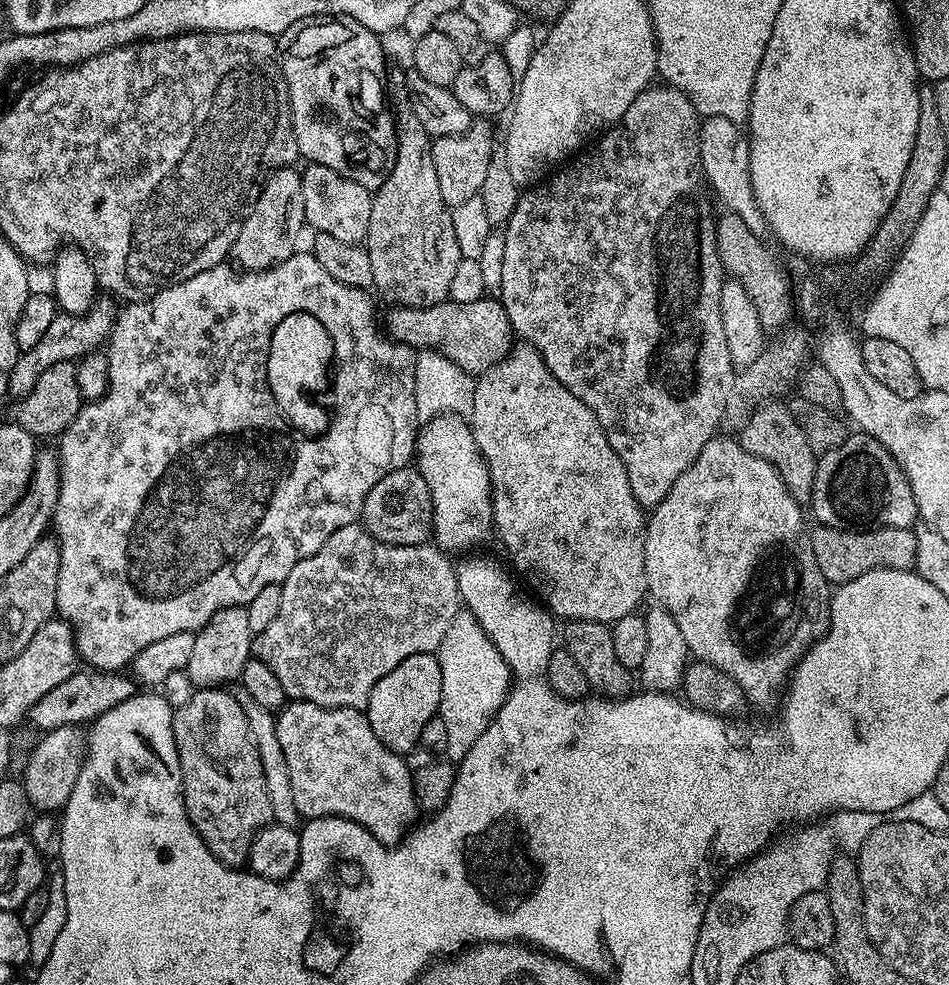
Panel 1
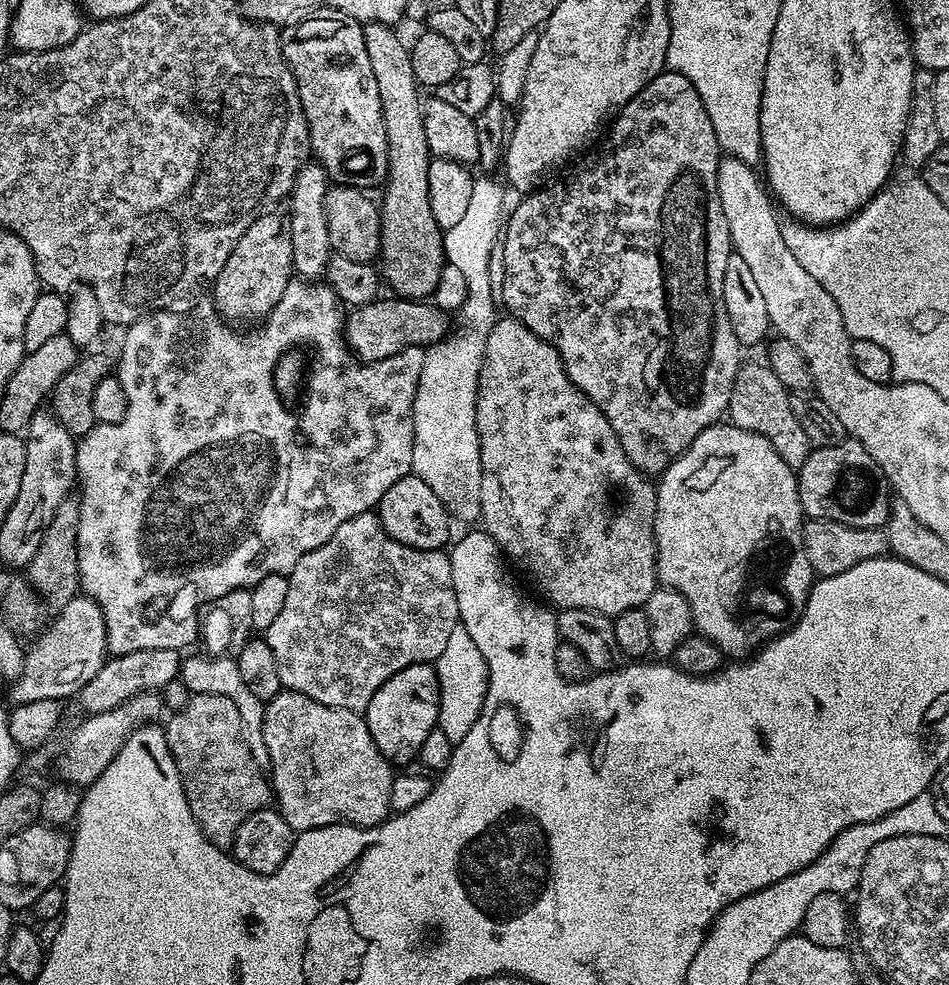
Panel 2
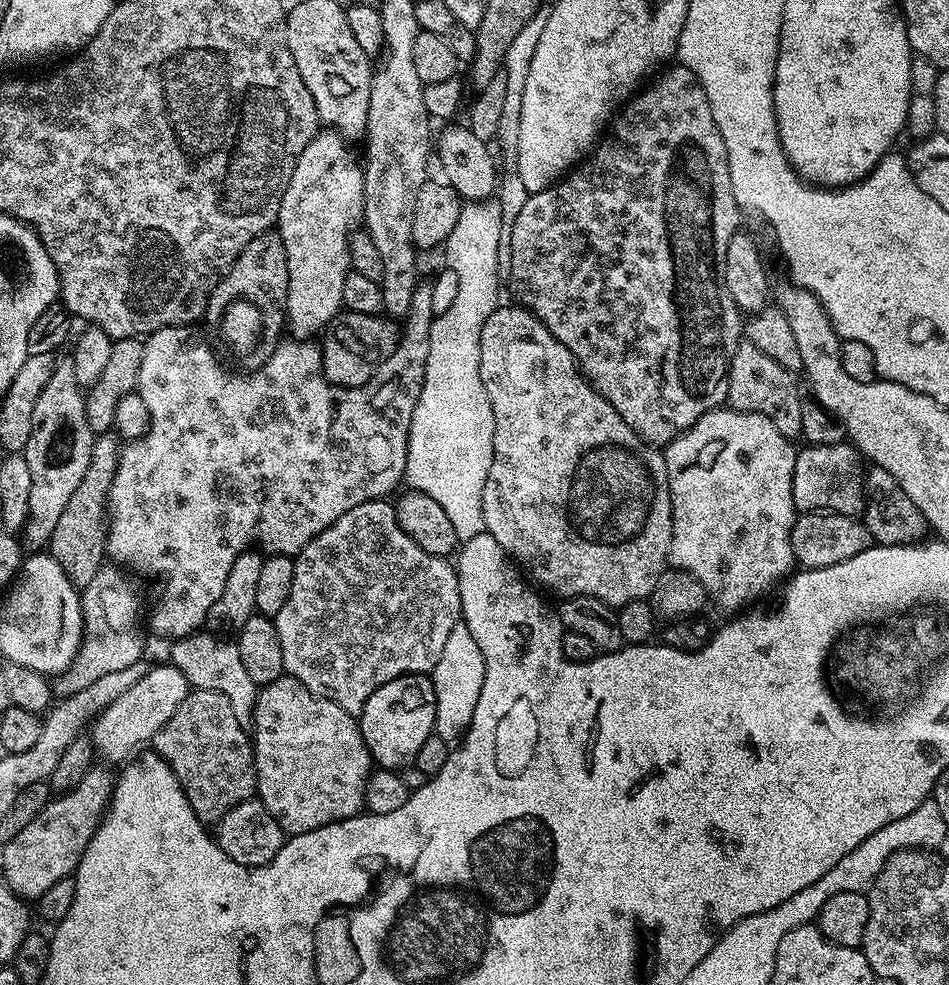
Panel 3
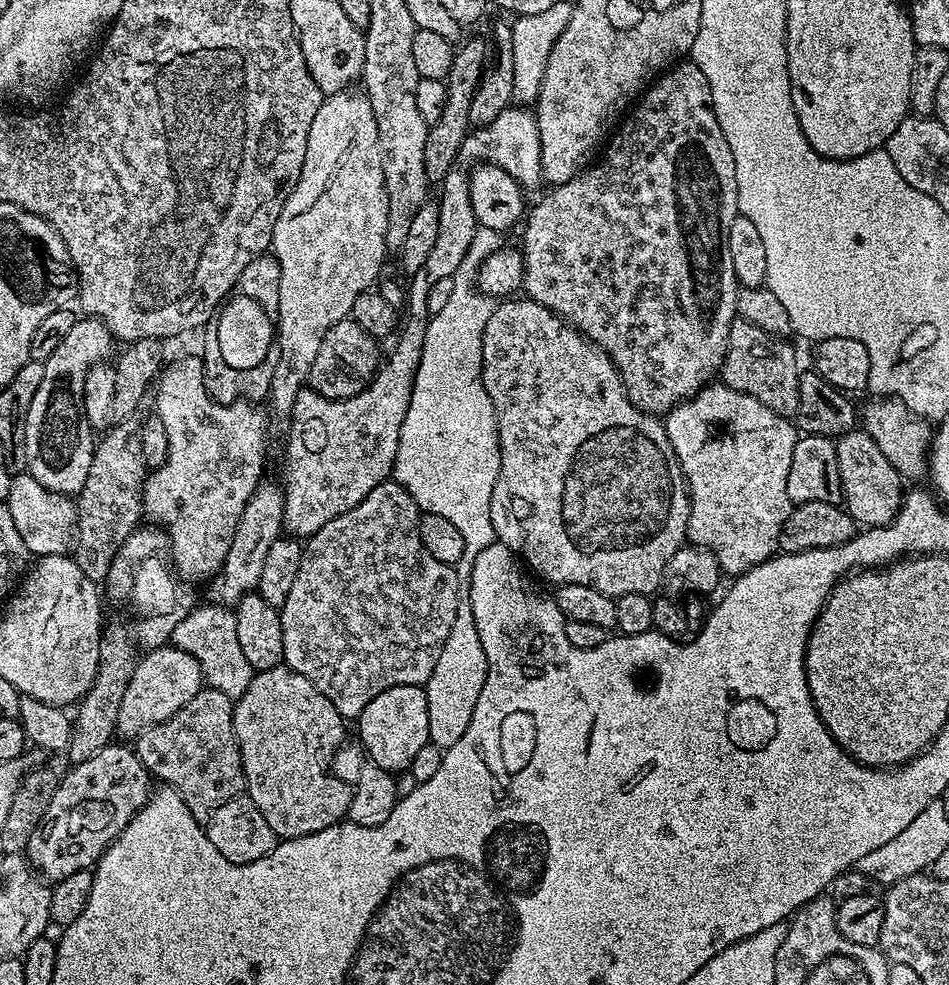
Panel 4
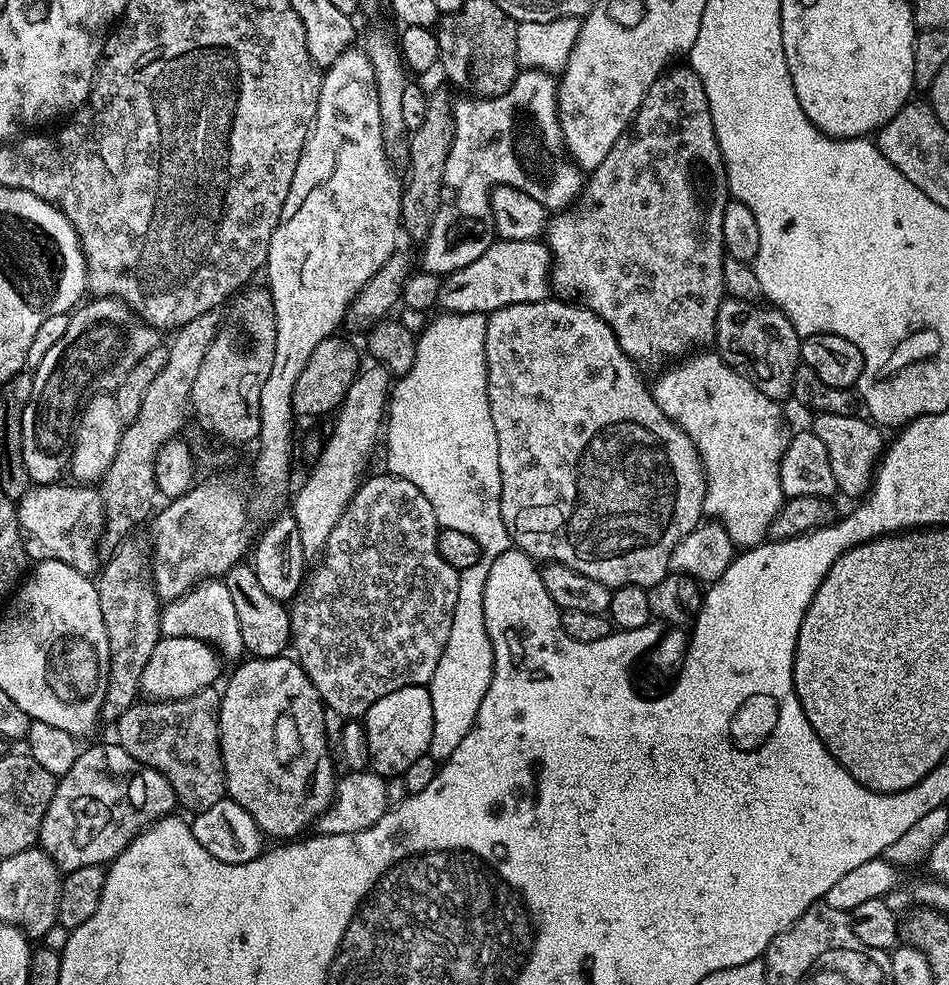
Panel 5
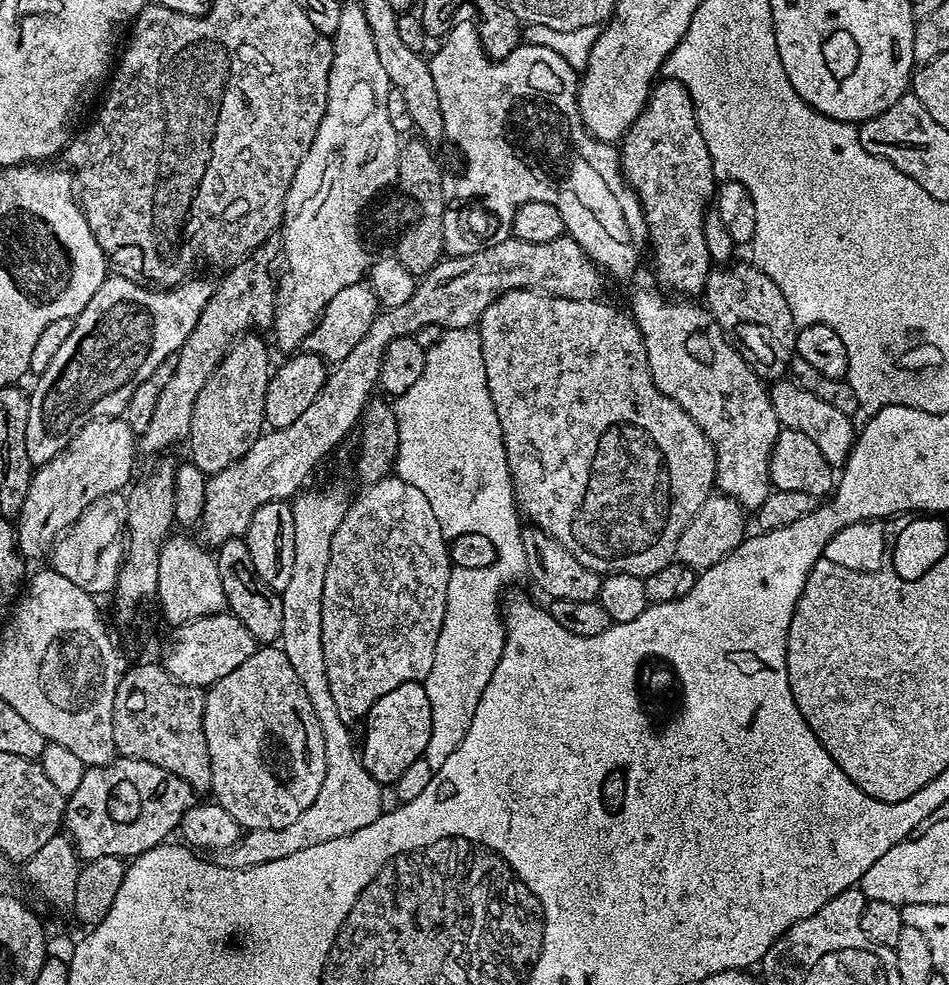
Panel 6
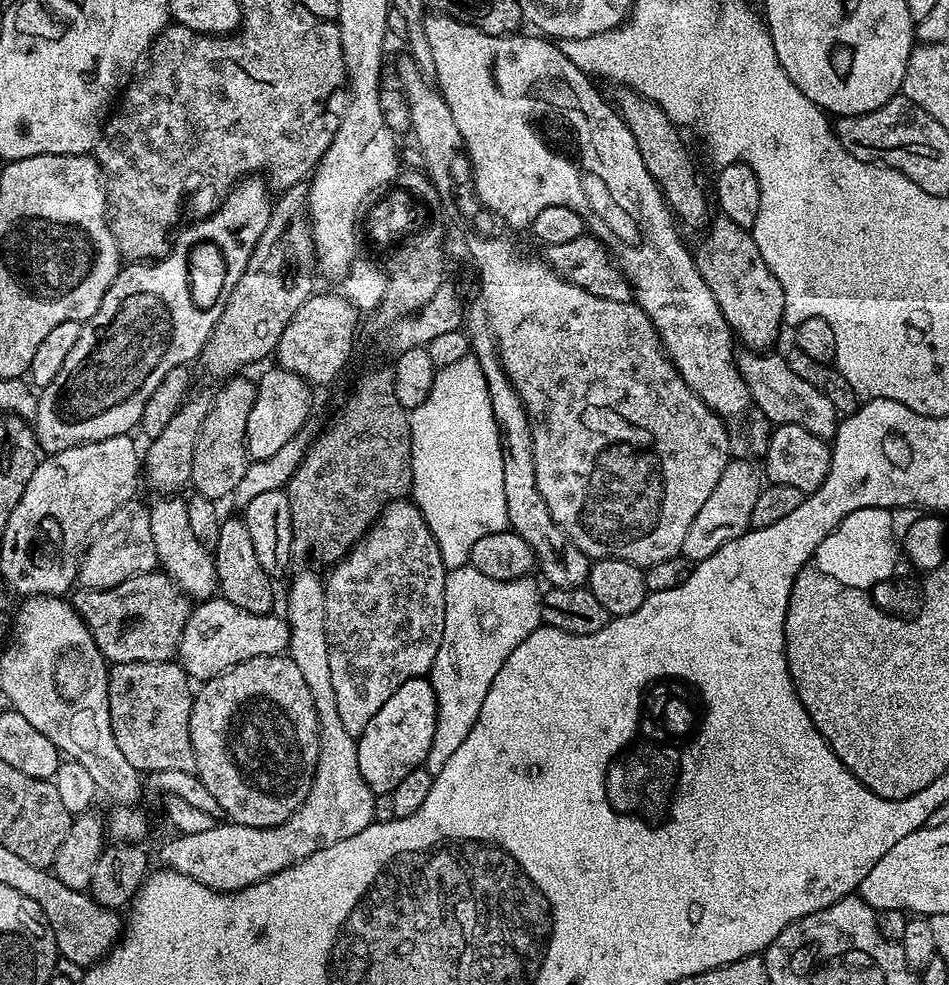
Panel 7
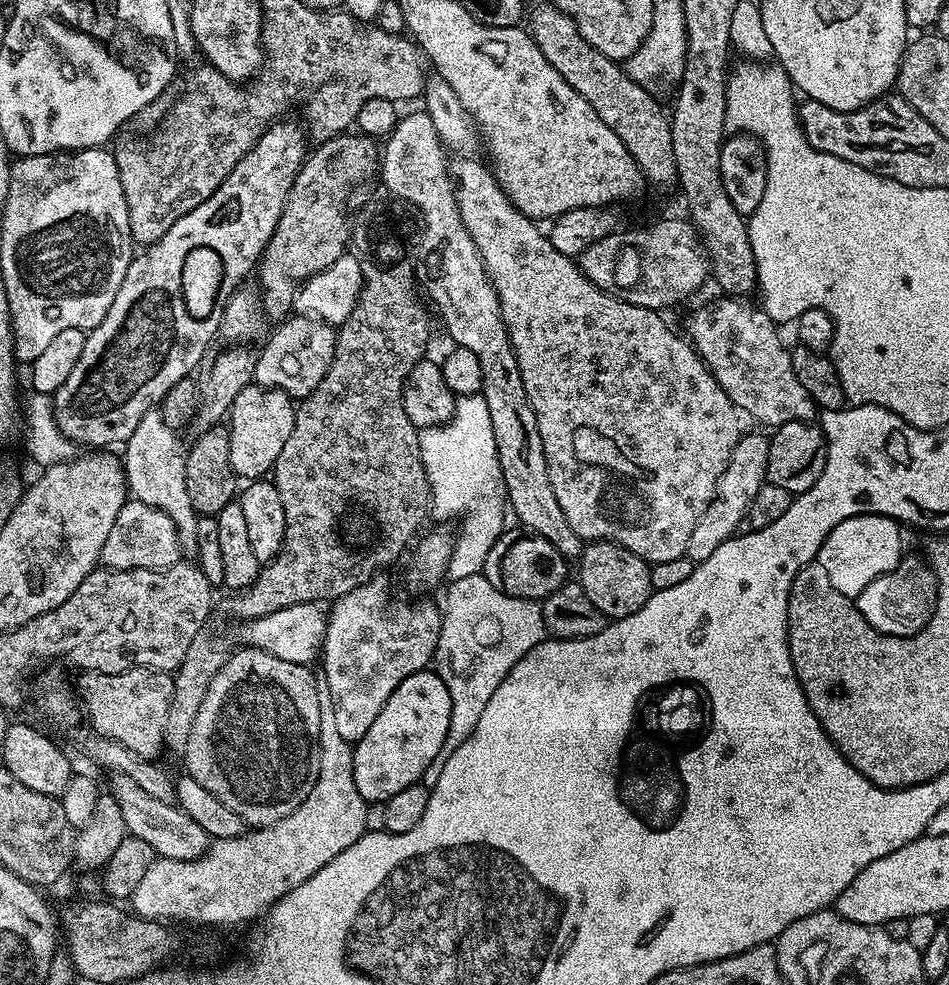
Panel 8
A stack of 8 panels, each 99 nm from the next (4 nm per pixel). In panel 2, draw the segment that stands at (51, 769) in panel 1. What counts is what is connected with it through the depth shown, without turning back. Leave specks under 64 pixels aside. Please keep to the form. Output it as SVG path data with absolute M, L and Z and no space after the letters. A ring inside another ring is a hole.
M143 692L131 696L129 700L119 704L113 712L103 712L93 716L85 715L84 721L73 730L64 744L64 749L58 752L54 760L56 772L61 781L73 786L84 786L100 777L102 770L110 766L114 754L126 742L126 738L141 724L147 724L157 719L160 712L160 700L156 692Z

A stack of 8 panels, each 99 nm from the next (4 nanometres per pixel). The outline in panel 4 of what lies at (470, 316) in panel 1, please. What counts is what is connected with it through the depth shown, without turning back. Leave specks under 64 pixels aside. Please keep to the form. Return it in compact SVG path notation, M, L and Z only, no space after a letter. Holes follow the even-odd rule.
M351 318L338 321L330 326L330 330L326 330L322 346L318 346L318 355L308 371L307 387L331 400L345 400L358 395L363 388L367 388L376 374L381 359L376 344L373 336L362 330L362 326L355 324Z

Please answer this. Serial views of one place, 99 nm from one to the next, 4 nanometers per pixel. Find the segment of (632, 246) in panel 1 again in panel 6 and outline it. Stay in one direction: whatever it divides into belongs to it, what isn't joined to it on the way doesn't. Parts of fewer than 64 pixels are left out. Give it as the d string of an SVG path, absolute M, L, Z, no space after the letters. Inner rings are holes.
M667 78L661 79L659 83L653 87L649 97L648 104L640 111L638 118L632 123L630 131L623 137L622 143L618 148L620 154L620 170L624 174L628 185L636 192L636 197L640 200L640 205L644 211L644 217L648 223L648 243L650 245L650 253L652 252L652 264L656 267L656 280L661 289L669 290L673 288L673 293L683 294L688 298L696 298L703 293L704 287L708 282L708 275L713 270L714 261L710 250L706 248L706 234L704 233L704 217L710 211L710 205L713 203L714 197L718 191L718 181L714 174L714 166L710 158L710 150L706 146L706 138L702 136L702 130L696 121L696 107L690 98L690 94L686 90L686 86L682 86L682 82L670 80Z

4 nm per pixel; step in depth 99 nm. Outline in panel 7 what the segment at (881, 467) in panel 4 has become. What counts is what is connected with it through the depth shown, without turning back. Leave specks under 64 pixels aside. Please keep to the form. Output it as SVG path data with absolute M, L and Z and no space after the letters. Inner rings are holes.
M744 350L736 357L736 365L750 390L753 404L758 406L758 410L762 410L762 414L773 425L800 424L806 430L810 430L810 434L814 434L823 440L831 441L836 435L838 423L838 414L834 410L834 406L830 406L830 401L824 395L818 394L818 390L814 390L814 386L810 386L810 382L805 382L804 379L798 378L798 374L794 374L794 370L790 370L787 359L783 355L768 355L772 354L765 354L760 350Z

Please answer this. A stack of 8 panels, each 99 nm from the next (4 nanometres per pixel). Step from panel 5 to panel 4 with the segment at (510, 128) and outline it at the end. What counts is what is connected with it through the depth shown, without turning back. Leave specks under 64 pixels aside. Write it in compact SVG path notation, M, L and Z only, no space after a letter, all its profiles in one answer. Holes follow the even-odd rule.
M510 106L481 128L472 128L468 137L462 142L459 159L471 162L487 162L497 164L502 170L509 172L521 189L536 188L542 184L540 170L540 131L535 115L527 107ZM453 170L444 175L442 181L444 189L440 192L438 203L438 239L430 249L426 262L422 262L417 272L411 273L408 284L408 317L402 320L402 327L395 337L396 345L392 353L377 367L375 376L356 396L345 400L331 400L325 396L319 396L311 390L301 391L300 396L294 402L290 419L292 429L288 432L288 453L284 456L284 527L283 531L292 538L307 538L312 536L326 522L354 510L374 486L384 483L393 475L398 454L398 442L402 422L406 418L406 410L410 406L412 387L416 381L416 371L420 365L420 351L426 342L426 326L430 319L428 310L428 295L430 286L434 282L442 282L442 278L452 278L456 275L458 266L470 246L478 227L474 218L474 210L470 206L470 190L468 189L468 172Z

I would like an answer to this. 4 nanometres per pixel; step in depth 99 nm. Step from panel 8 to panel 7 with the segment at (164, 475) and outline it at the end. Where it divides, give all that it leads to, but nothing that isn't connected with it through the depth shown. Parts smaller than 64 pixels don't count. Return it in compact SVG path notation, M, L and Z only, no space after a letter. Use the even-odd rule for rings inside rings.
M164 494L151 501L150 534L154 534L156 559L159 567L193 601L211 600L217 595L216 561L213 553L198 542L190 527L190 517L186 514L187 503L176 494Z

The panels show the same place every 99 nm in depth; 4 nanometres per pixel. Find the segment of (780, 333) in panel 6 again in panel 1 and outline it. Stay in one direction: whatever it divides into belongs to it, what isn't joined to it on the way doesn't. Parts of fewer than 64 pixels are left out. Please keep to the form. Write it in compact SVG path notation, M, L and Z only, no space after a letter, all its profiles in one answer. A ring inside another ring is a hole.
M765 402L757 404L748 413L742 427L744 429L738 433L741 446L750 450L750 454L770 462L770 466L774 466L774 470L780 472L780 478L786 486L786 490L795 500L811 501L818 454L812 449L810 442L806 442L806 434L802 434L802 426L798 426L798 422L792 417L787 403Z

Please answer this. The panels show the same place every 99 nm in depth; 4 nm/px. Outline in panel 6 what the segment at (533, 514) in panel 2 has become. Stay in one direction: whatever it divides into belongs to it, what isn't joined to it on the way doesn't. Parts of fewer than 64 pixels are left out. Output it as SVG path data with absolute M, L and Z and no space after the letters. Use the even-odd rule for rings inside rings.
M530 288L510 290L502 293L481 314L478 331L482 338L482 358L486 362L486 382L490 390L490 398L494 402L494 410L498 414L498 422L504 439L506 462L512 475L512 495L516 498L516 507L525 517L528 516L533 525L550 534L582 566L601 574L621 572L635 576L649 576L654 570L662 570L662 566L676 560L678 538L682 538L682 530L690 526L690 518L698 514L698 506L713 495L716 482L716 451L706 438L706 434L658 386L654 386L654 378L650 374L650 366L646 358L644 335L640 333L635 319L627 311L615 308L612 304L603 304L603 299L571 300L548 296L544 292L533 292Z

